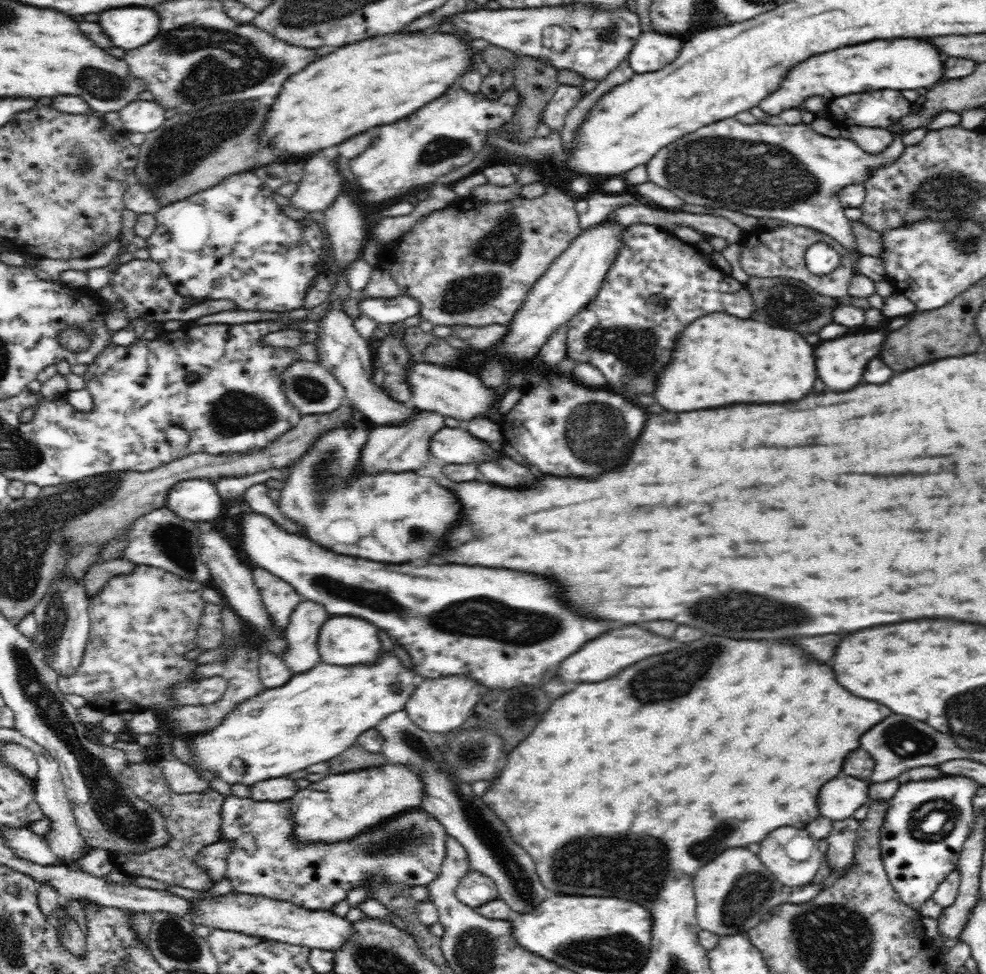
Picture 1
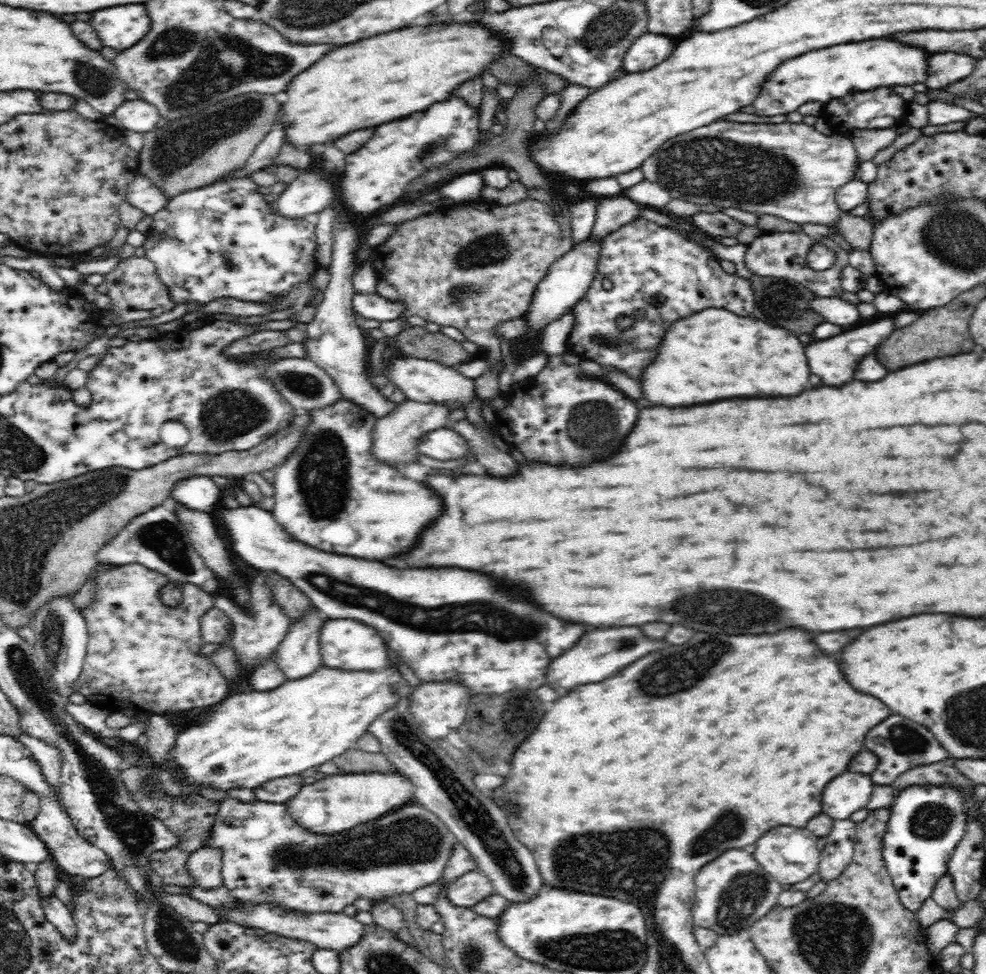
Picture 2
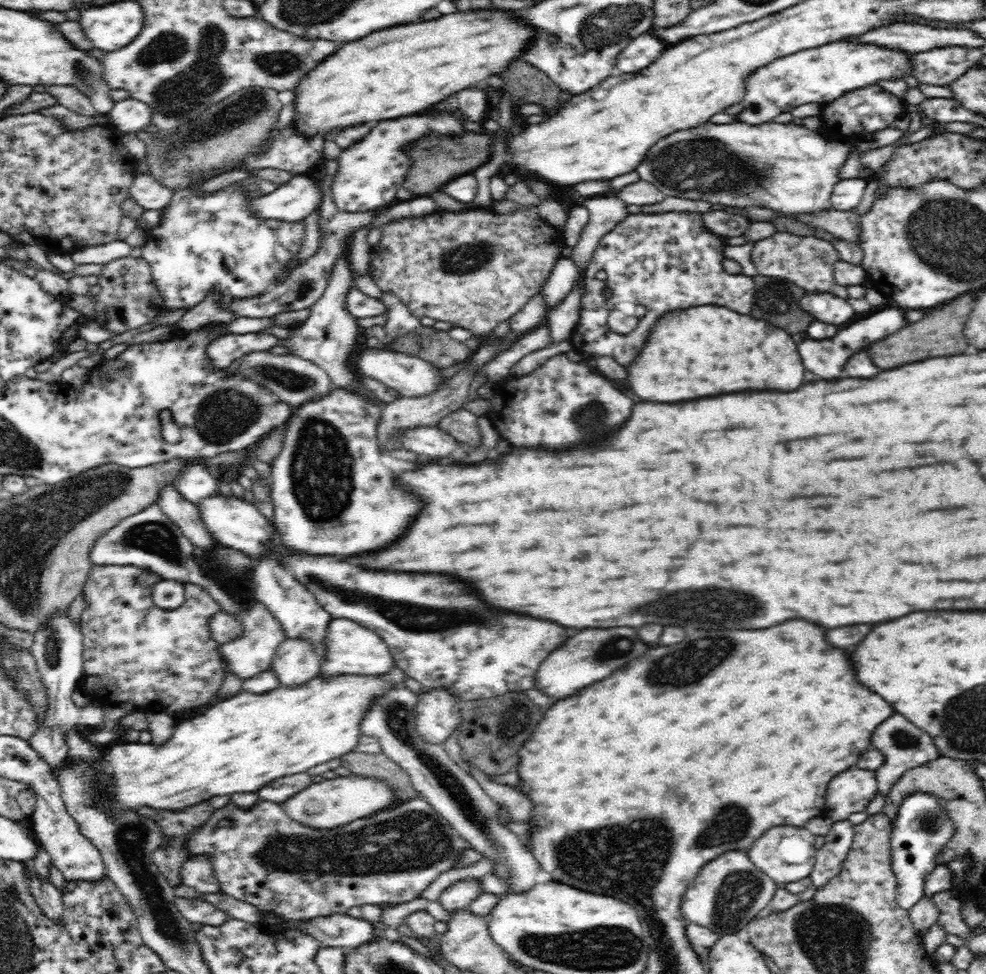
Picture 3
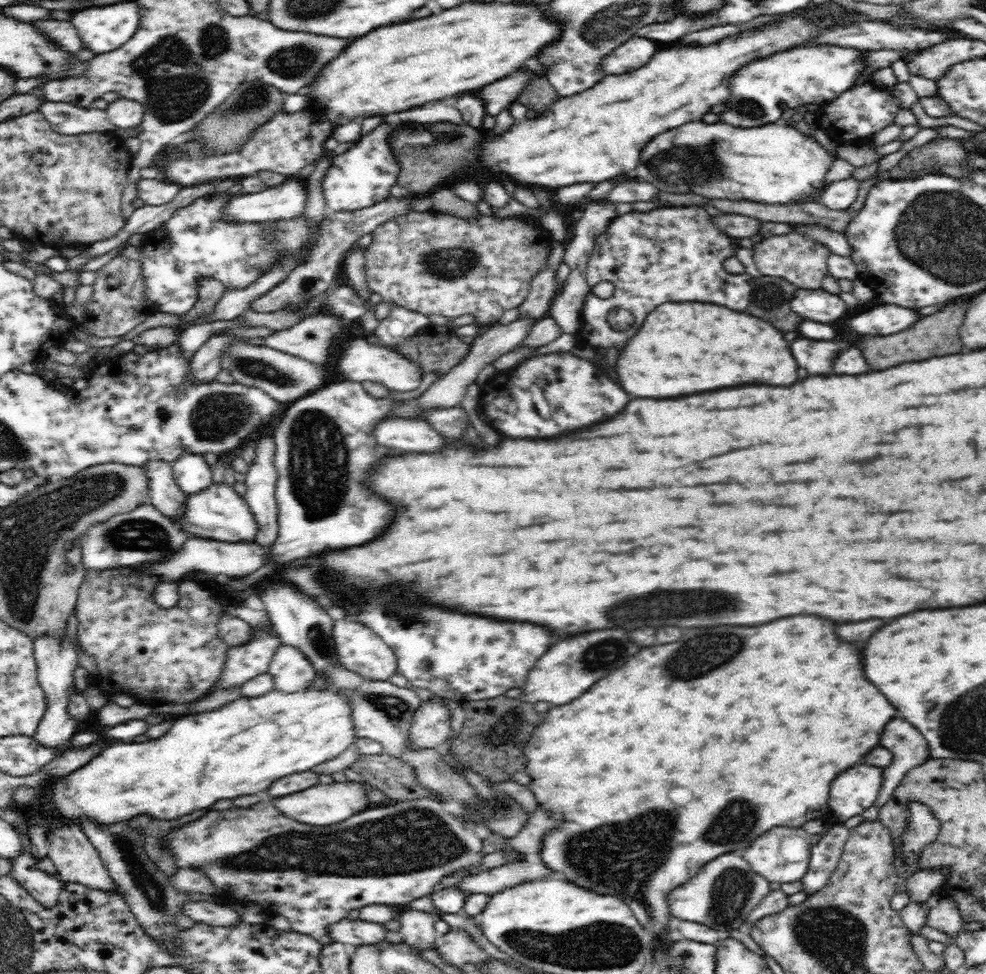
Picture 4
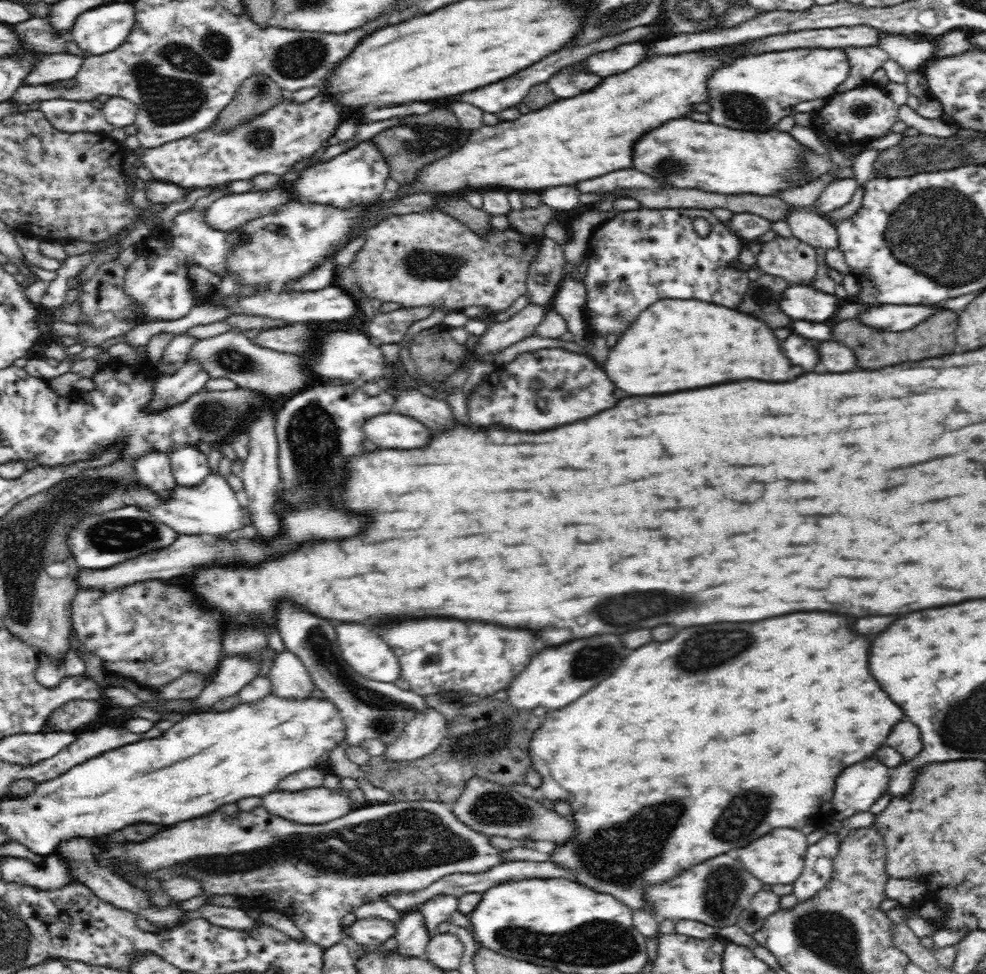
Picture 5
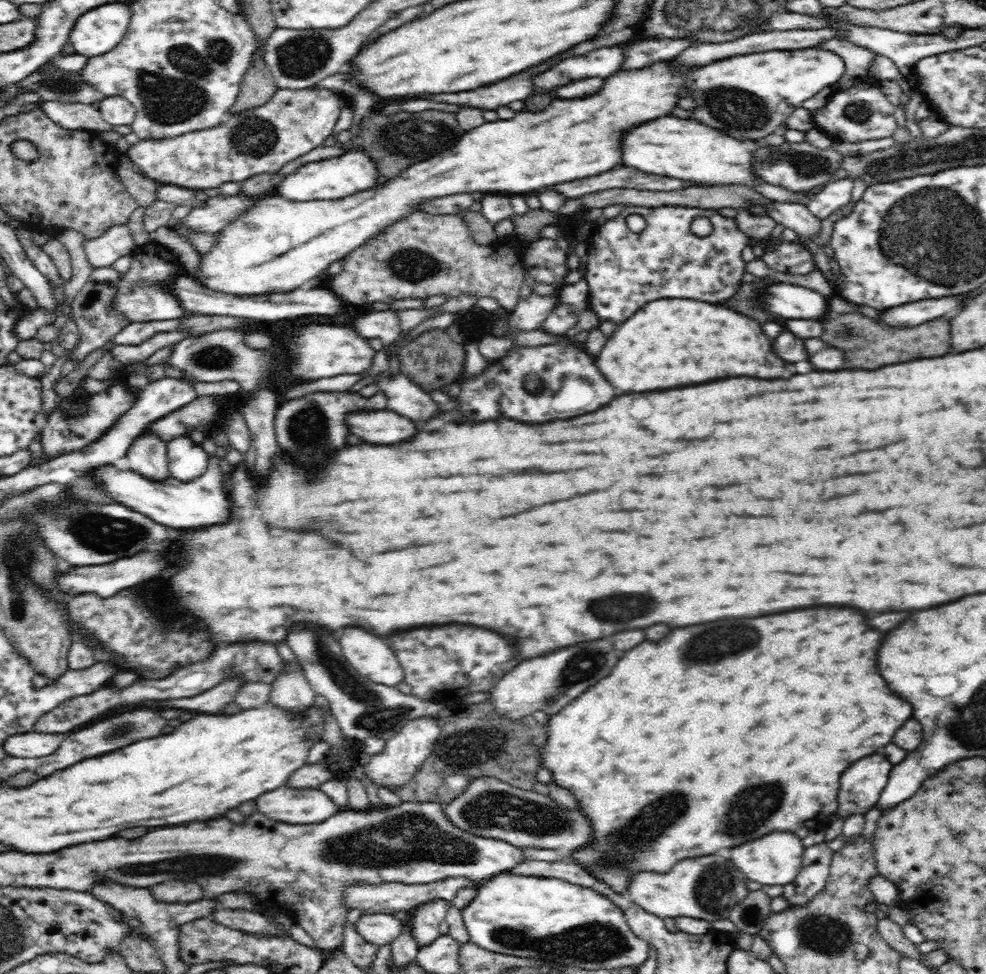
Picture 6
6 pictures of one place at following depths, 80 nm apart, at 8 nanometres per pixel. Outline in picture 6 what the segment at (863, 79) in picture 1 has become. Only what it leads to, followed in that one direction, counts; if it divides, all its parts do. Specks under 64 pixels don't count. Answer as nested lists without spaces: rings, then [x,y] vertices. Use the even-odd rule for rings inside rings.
[[[805,48],[797,51],[773,50],[718,60],[690,74],[688,86],[692,88],[694,102],[700,104],[692,112],[692,118],[696,118],[702,124],[710,124],[712,128],[723,130],[734,138],[767,139],[773,136],[776,127],[784,123],[804,100],[816,96],[823,88],[834,89],[834,85],[845,72],[844,59],[838,56],[838,53],[824,48]]]

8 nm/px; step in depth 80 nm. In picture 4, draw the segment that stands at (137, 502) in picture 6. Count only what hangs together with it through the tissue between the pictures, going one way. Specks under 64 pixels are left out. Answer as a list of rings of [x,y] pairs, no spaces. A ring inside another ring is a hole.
[[[215,484],[196,495],[187,496],[185,517],[181,518],[179,527],[193,536],[212,538],[220,542],[254,542],[258,534],[258,522],[244,497],[234,488],[223,484]]]

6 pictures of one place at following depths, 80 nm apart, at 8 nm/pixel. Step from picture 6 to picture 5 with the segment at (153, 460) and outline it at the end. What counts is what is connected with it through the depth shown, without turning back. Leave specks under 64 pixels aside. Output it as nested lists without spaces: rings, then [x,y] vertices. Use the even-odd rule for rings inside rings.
[[[160,451],[148,453],[139,458],[134,464],[137,477],[141,484],[148,486],[148,489],[158,495],[160,499],[167,501],[171,499],[170,494],[177,482],[175,481],[169,455]]]

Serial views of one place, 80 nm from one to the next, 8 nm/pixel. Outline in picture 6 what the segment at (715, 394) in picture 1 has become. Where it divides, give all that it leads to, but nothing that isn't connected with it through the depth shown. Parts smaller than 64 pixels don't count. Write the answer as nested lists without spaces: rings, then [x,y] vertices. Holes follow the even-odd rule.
[[[658,299],[618,326],[598,362],[606,380],[624,392],[650,392],[718,378],[784,378],[786,364],[772,352],[760,324],[744,314],[700,300]]]

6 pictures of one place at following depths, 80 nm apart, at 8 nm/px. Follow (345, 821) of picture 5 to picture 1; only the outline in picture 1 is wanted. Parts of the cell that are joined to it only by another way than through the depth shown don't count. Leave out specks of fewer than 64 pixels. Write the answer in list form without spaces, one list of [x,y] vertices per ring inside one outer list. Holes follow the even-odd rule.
[[[226,797],[222,806],[221,838],[233,840],[231,853],[227,858],[225,874],[230,878],[234,892],[261,894],[278,900],[297,903],[310,910],[332,910],[332,906],[346,898],[346,892],[356,886],[366,886],[372,876],[383,876],[391,882],[401,882],[407,886],[427,886],[438,878],[441,864],[445,862],[445,839],[447,830],[434,816],[425,811],[406,812],[384,821],[372,830],[361,832],[352,842],[314,843],[296,845],[292,841],[294,819],[290,799],[282,801],[258,802],[252,798]]]

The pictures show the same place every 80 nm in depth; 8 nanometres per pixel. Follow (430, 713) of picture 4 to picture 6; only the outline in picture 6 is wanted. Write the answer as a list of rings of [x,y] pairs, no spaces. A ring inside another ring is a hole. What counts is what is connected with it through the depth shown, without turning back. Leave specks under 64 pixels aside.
[[[435,715],[410,720],[396,736],[386,742],[385,749],[380,754],[373,755],[371,762],[363,766],[368,778],[392,791],[396,786],[404,786],[408,780],[412,780],[412,776],[430,756],[433,748],[437,747],[443,732],[443,726]]]

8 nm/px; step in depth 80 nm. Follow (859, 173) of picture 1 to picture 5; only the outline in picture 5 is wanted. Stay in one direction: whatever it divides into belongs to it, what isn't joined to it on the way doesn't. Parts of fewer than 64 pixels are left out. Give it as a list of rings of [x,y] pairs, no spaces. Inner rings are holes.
[[[690,118],[671,120],[644,136],[634,145],[634,168],[658,180],[661,187],[674,189],[698,189],[713,194],[727,196],[764,196],[780,198],[788,189],[802,188],[810,184],[809,170],[803,164],[803,158],[812,149],[797,141],[786,131],[775,128],[768,130],[734,130],[718,124],[704,124]]]

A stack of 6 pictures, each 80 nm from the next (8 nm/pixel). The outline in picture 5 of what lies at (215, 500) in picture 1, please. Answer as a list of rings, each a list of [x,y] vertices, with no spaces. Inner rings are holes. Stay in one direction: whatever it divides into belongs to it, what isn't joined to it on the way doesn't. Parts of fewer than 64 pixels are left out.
[[[182,445],[168,455],[173,475],[176,476],[175,481],[182,487],[198,486],[210,474],[206,455],[196,447]]]

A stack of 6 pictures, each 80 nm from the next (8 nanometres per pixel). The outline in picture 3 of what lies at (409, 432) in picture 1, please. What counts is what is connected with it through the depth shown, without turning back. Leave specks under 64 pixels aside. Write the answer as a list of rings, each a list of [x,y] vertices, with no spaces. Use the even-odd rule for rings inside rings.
[[[460,371],[449,378],[447,385],[439,391],[423,397],[400,397],[394,402],[384,404],[382,414],[376,428],[378,450],[395,451],[403,448],[399,438],[410,429],[418,427],[437,427],[437,424],[450,413],[456,412],[462,404],[468,402],[468,388],[474,380],[472,371]]]

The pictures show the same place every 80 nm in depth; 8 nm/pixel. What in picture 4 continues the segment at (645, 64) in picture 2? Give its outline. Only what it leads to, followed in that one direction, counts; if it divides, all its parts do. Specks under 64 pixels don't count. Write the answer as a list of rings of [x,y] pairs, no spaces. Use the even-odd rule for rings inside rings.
[[[634,35],[628,42],[619,46],[612,55],[602,59],[601,67],[606,75],[626,74],[642,68],[650,62],[651,56],[662,50],[663,45],[657,41]]]

